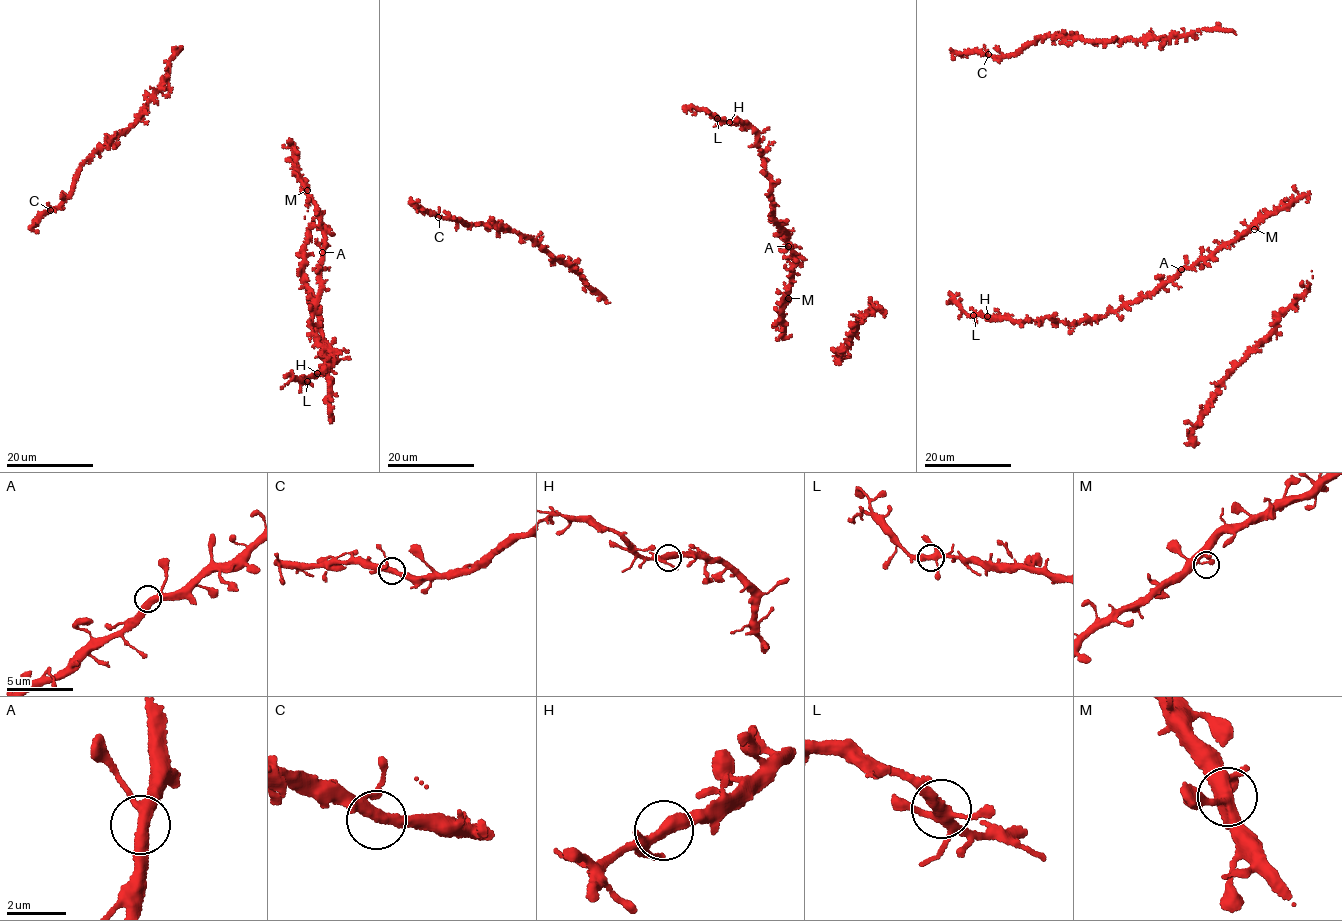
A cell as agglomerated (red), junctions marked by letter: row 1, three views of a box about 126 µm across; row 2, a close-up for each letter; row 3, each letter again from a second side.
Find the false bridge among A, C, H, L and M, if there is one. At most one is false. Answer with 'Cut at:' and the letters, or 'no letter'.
Cut at: no letter

